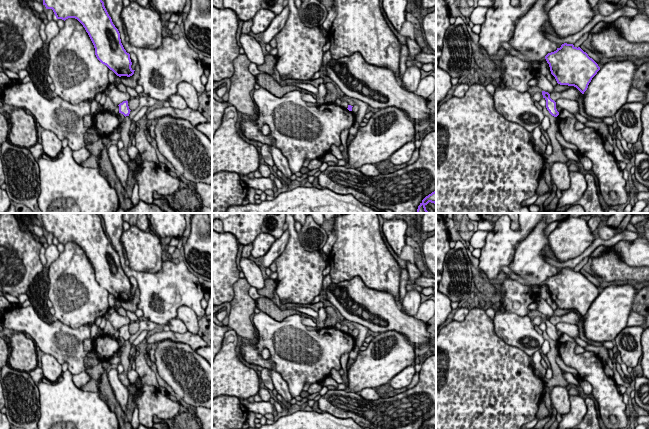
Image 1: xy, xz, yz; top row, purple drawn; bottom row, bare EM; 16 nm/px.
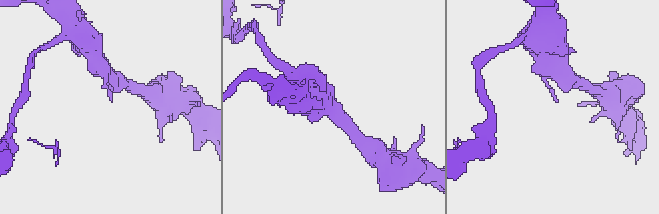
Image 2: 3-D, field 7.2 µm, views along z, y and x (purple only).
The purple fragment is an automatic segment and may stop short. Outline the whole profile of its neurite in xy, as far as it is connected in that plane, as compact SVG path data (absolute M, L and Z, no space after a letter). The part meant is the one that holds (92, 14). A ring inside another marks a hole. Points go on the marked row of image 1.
M43 0L43 5L52 9L57 19L77 19L88 33L97 59L117 76L134 74L130 54L124 49L102 0Z

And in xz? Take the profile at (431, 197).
M436 191L432 192L428 196L426 196L420 205L418 206L417 213L427 213L428 211L426 210L426 205L431 202L436 205Z

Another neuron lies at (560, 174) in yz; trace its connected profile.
M555 162L550 167L551 178L561 192L570 187L570 172L566 163Z

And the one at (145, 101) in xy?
M146 95L139 97L139 106L138 106L137 110L139 111L142 107L151 107L151 106L155 105L156 103L159 103L159 101L152 97L149 97Z

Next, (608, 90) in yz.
M611 61L602 66L588 85L588 92L583 94L584 110L595 118L614 117L617 111L627 103L628 93L632 87L633 77L637 71L632 61Z

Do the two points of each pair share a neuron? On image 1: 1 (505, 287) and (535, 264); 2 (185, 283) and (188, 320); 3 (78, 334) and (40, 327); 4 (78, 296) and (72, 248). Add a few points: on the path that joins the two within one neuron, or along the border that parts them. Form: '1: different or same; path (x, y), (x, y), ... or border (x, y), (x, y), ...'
1: same; path (515, 287), (524, 287), (534, 274)
2: different; border (176, 310), (180, 306), (188, 306), (198, 318)
3: same; path (69, 333), (49, 332)
4: same; path (72, 284), (72, 260)

